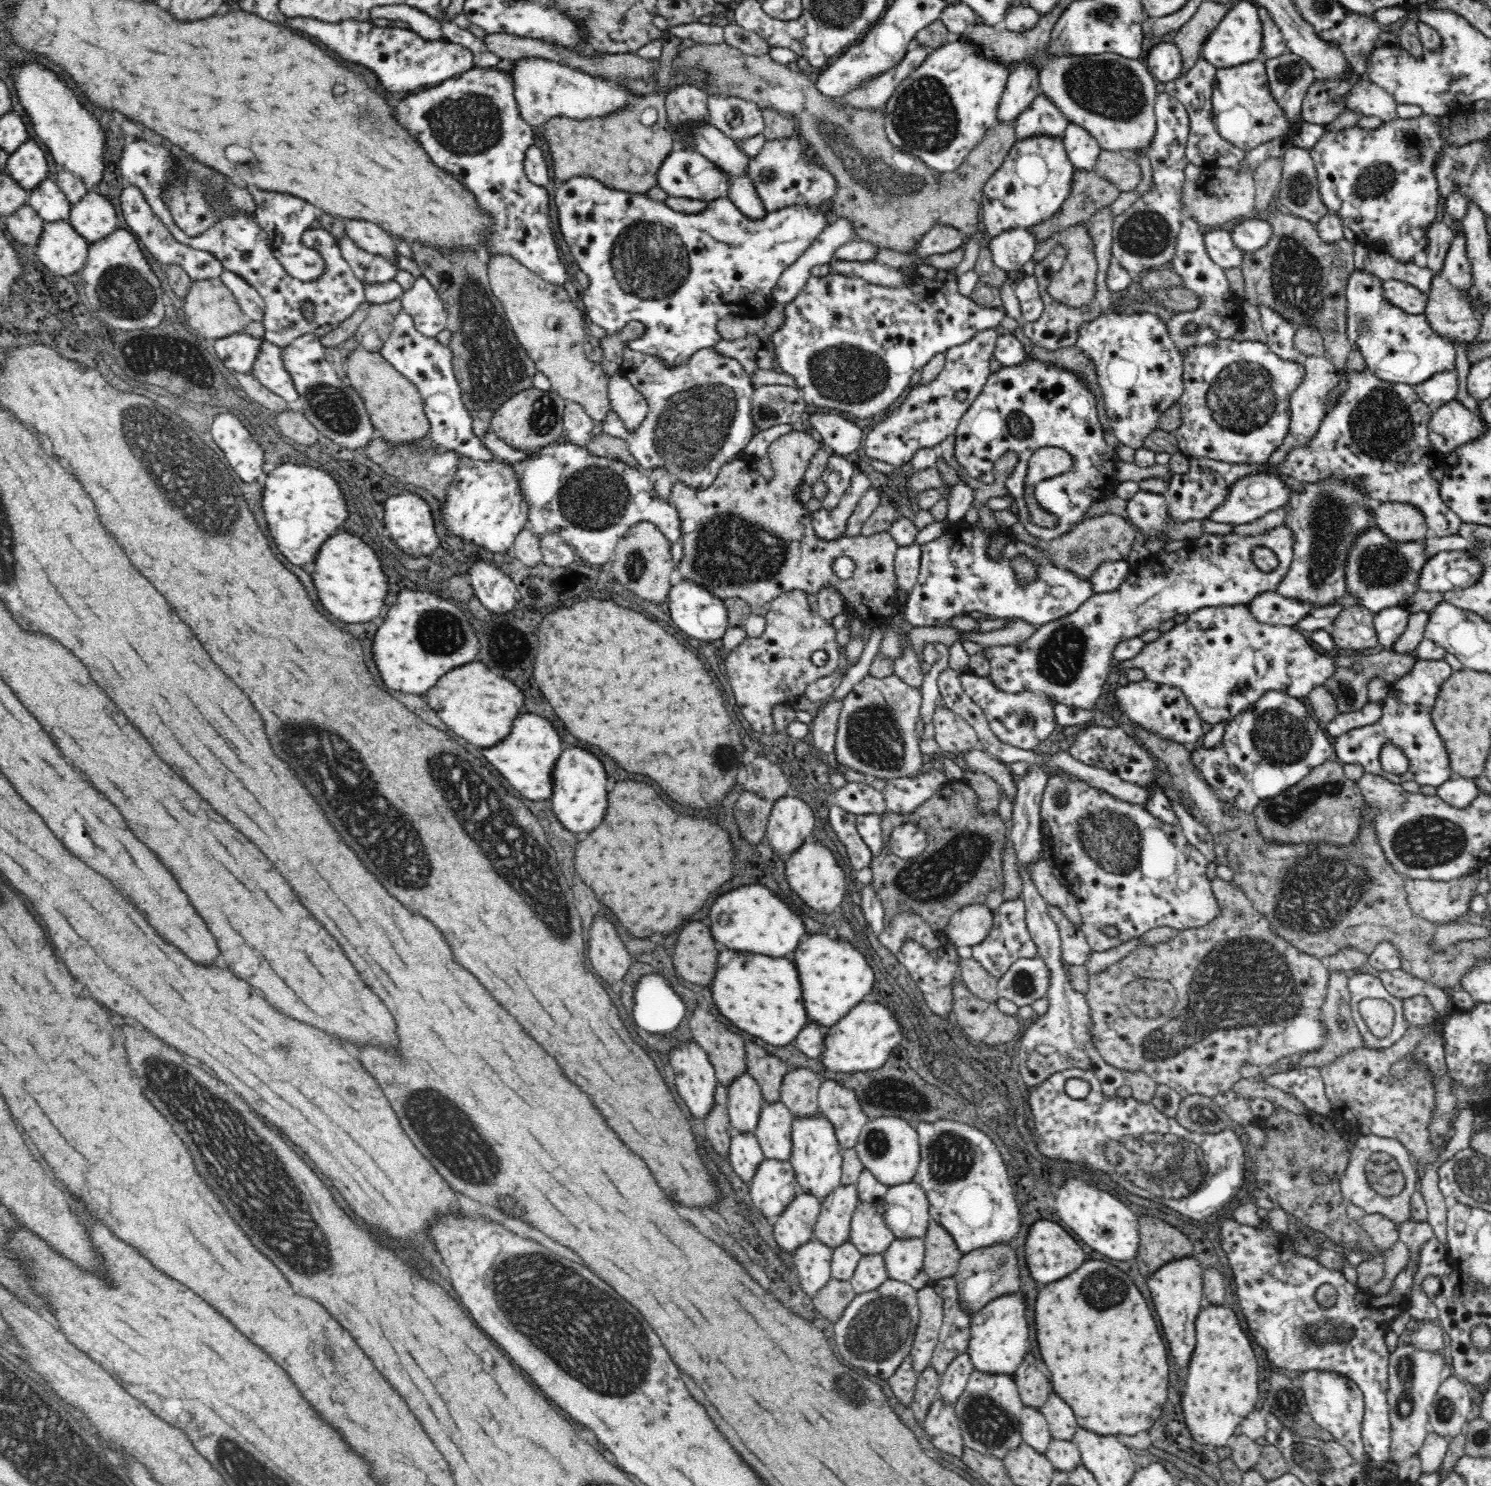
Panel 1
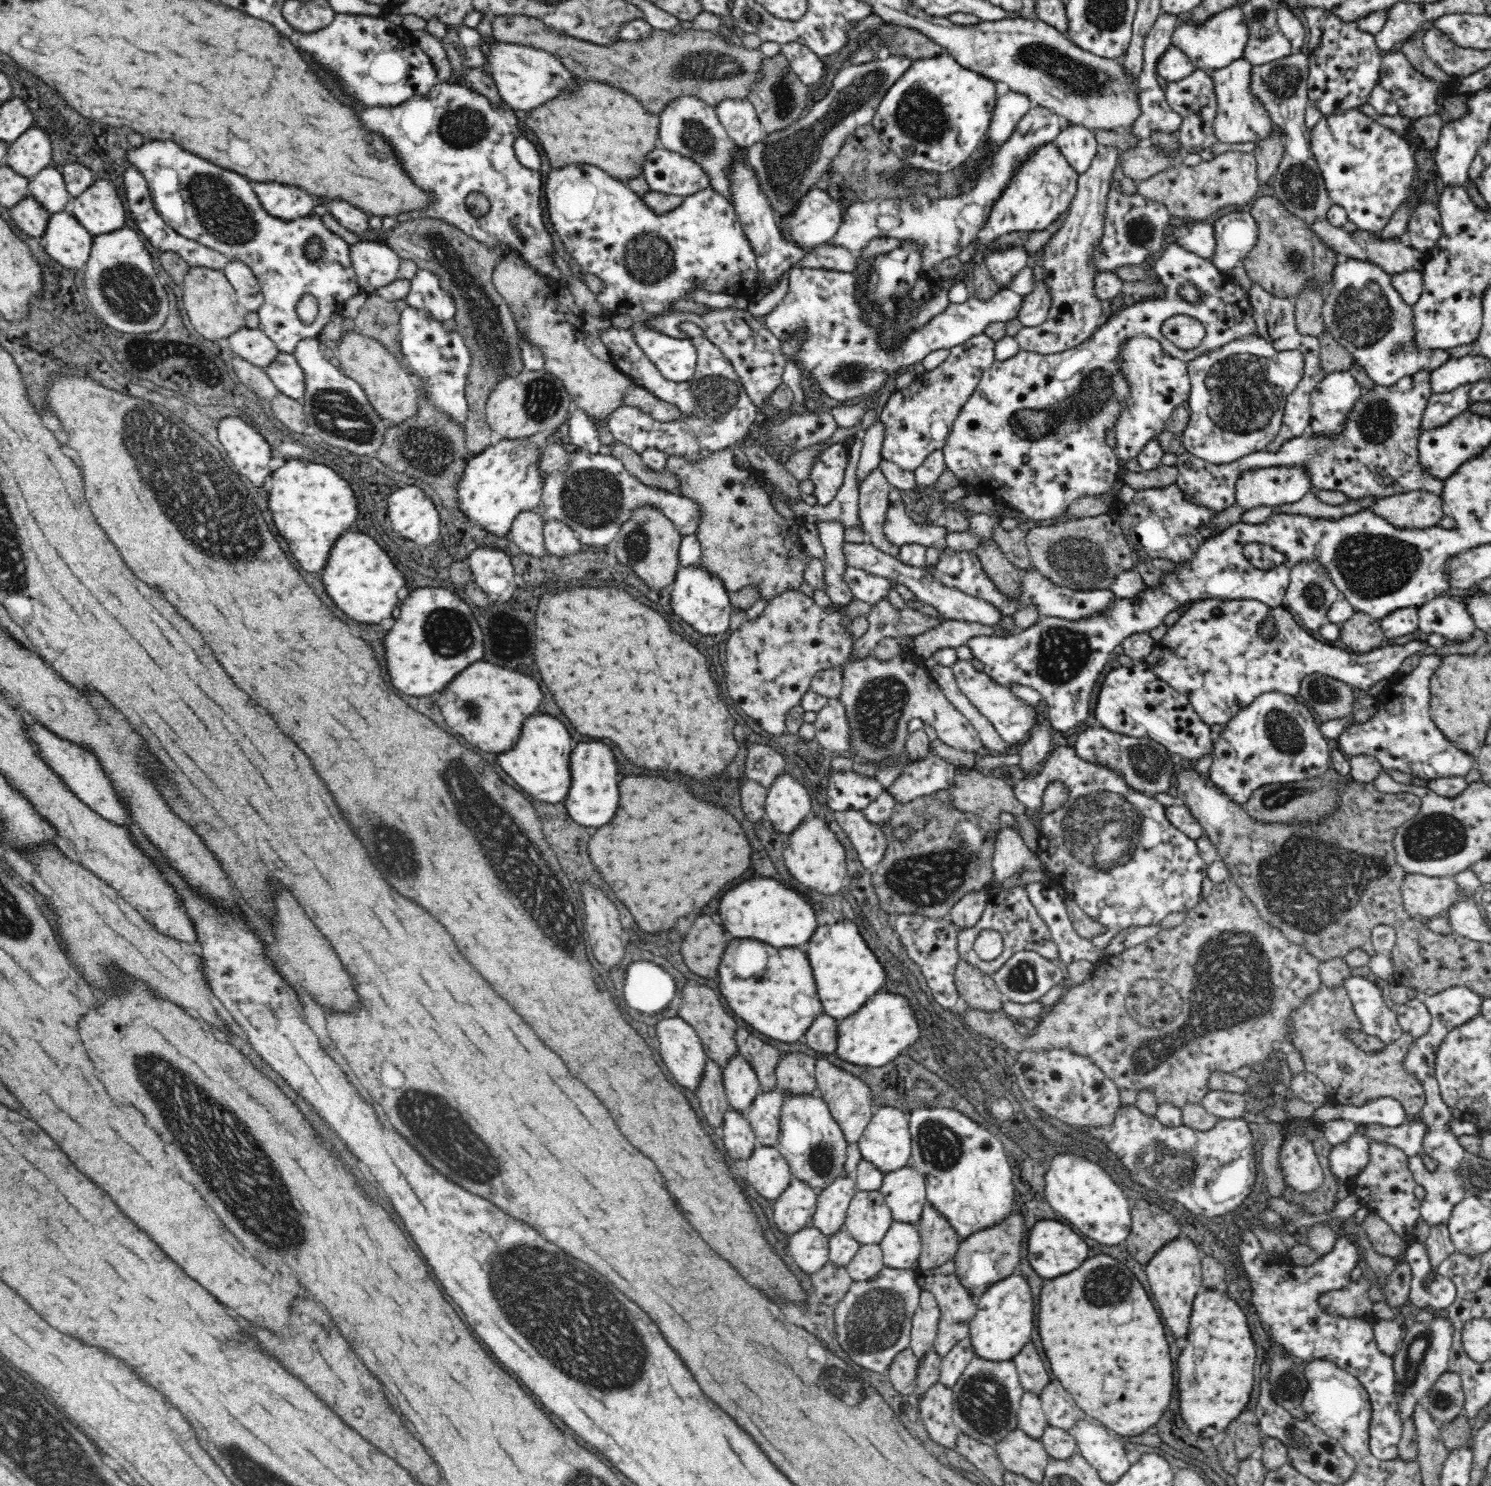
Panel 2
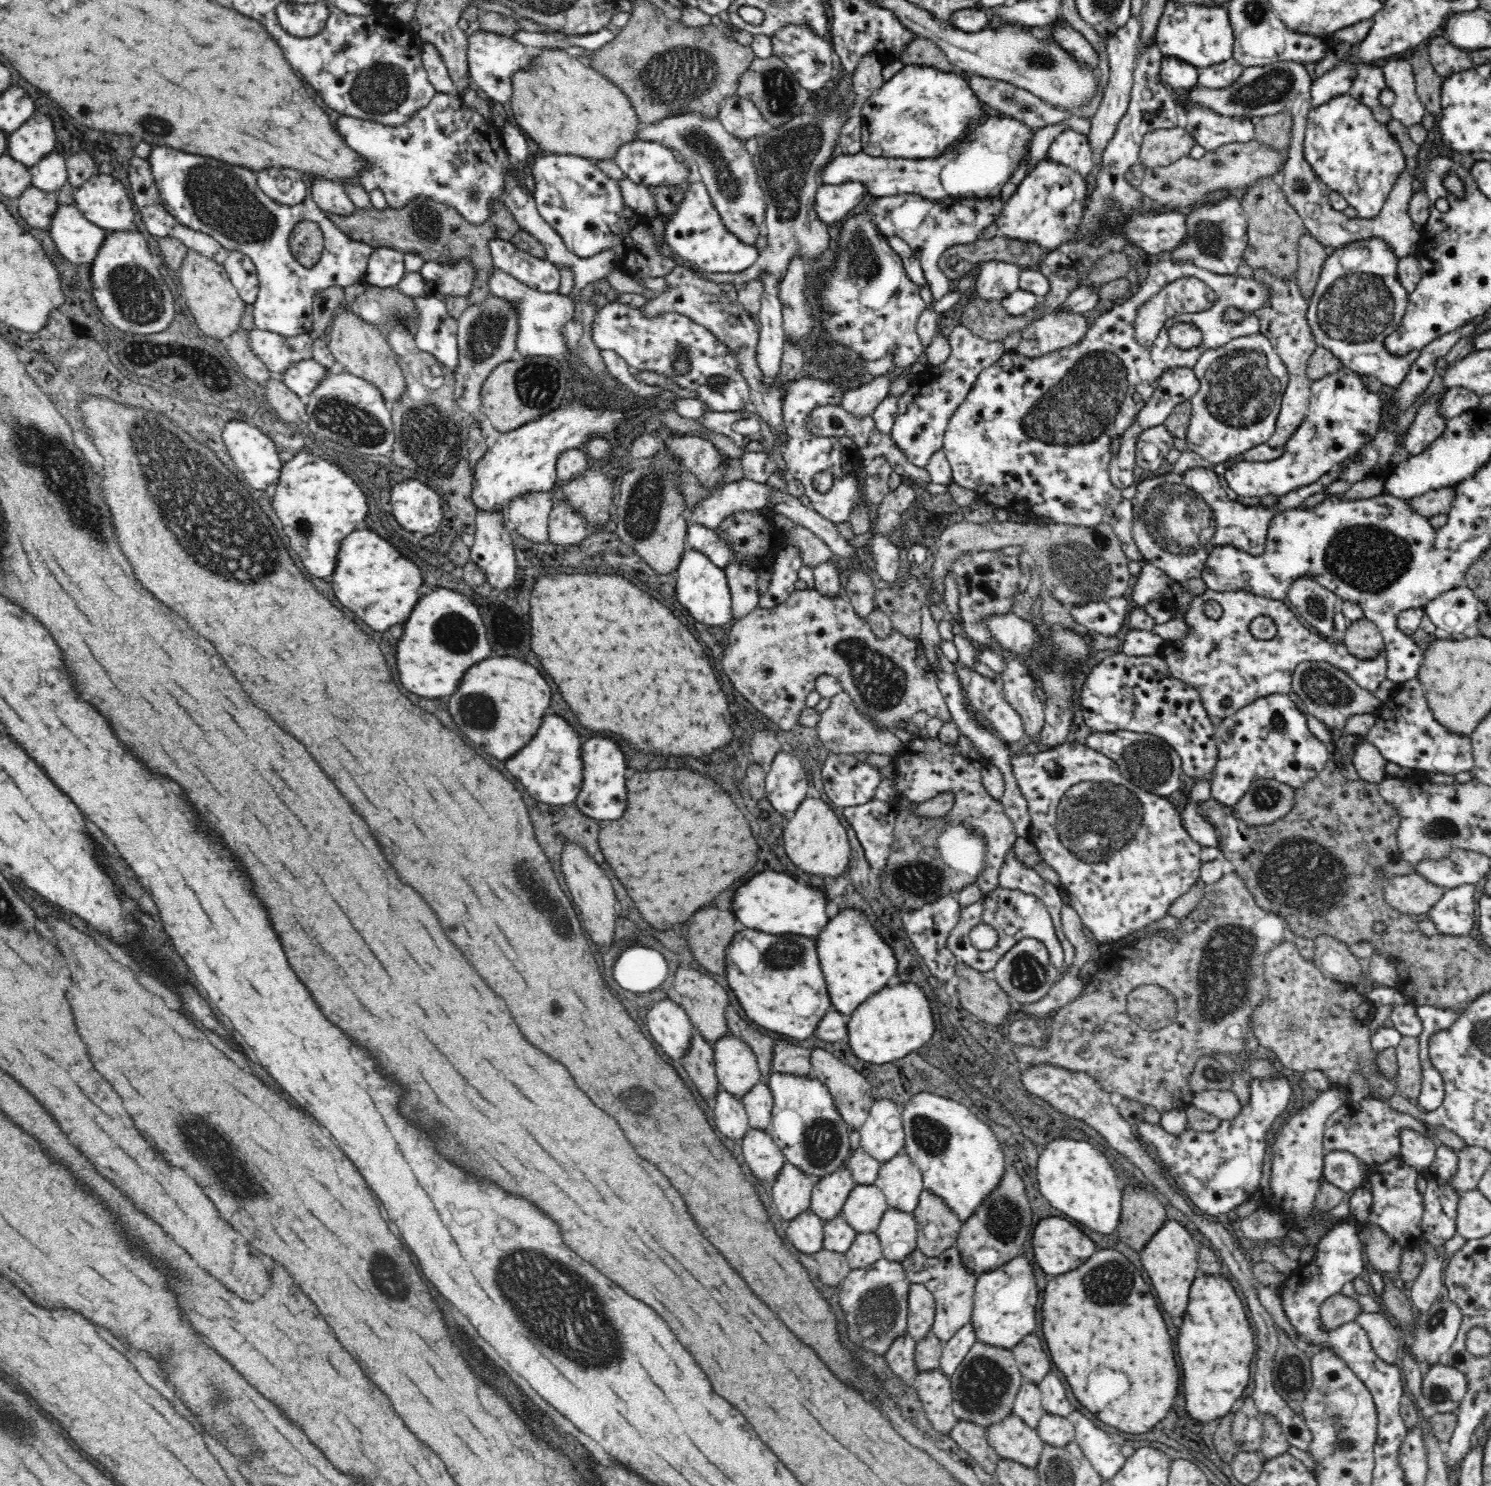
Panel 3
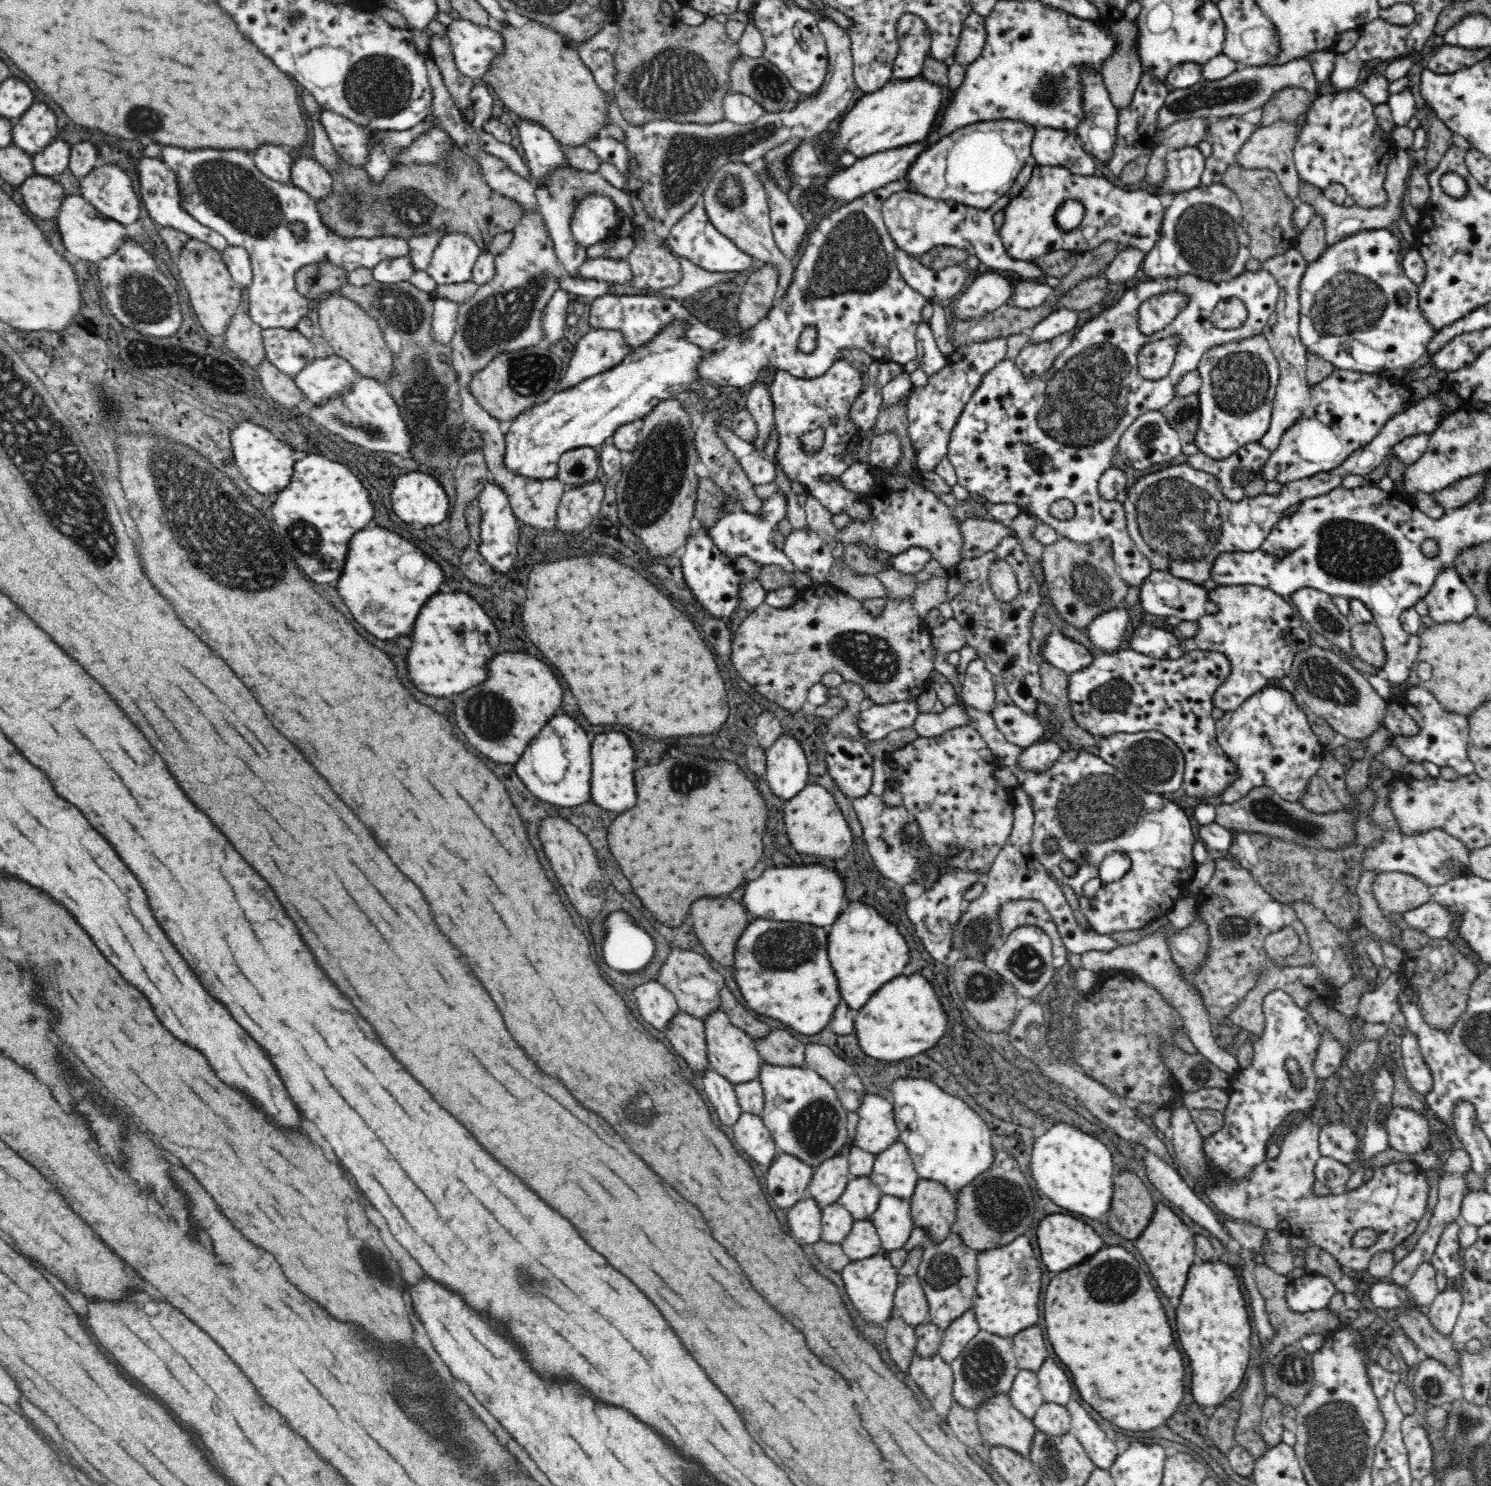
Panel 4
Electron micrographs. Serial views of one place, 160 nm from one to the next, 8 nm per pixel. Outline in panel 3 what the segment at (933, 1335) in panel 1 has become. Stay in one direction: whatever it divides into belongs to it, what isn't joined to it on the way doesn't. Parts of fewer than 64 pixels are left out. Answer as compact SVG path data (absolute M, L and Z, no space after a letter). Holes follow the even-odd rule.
M911 1283L908 1296L907 1332L920 1342L933 1328L935 1298L924 1285Z

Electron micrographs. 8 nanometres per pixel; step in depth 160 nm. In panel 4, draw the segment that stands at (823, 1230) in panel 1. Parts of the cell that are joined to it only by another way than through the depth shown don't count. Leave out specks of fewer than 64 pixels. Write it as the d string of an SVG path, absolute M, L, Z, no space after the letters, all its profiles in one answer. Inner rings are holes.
M843 1155L832 1157L815 1169L807 1195L825 1209L840 1200L849 1179L849 1160Z

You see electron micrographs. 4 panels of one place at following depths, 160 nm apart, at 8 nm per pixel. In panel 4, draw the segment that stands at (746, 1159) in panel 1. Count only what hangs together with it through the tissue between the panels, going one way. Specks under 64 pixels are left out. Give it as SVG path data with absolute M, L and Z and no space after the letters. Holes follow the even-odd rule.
M711 1068L706 1069L701 1077L704 1092L714 1106L714 1110L718 1114L718 1120L722 1124L732 1127L743 1113L733 1084L720 1074L712 1071Z

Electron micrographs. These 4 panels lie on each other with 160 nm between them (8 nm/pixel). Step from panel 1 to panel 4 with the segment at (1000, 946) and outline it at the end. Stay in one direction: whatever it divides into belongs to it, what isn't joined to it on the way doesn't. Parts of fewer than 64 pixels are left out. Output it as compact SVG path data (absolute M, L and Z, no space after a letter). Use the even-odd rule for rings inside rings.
M1020 898L1020 900L1008 900L998 908L999 940L996 945L988 946L988 950L980 950L973 958L985 964L987 953L994 950L998 944L1004 941L1014 930L1022 926L1036 926L1040 928L1051 940L1052 958L1055 968L1062 968L1069 958L1068 951L1064 947L1061 935L1058 933L1056 923L1052 915L1046 910L1044 903L1033 898Z

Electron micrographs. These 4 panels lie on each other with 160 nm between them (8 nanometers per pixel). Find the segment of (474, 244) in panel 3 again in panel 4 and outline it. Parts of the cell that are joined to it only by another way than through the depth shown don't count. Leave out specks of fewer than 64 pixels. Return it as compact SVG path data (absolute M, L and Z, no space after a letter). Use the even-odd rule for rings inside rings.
M453 146L449 152L449 168L453 171L448 175L432 165L400 165L392 167L380 185L370 181L370 175L364 167L351 167L341 159L338 171L333 172L333 191L325 199L316 200L316 206L321 212L324 224L332 232L344 238L371 239L376 237L396 237L408 240L413 236L424 236L432 231L442 231L442 236L448 233L464 233L476 241L482 252L488 252L494 236L501 232L510 232L523 217L522 209L516 201L508 199L496 192L486 182L480 163L475 156L463 152L460 147Z

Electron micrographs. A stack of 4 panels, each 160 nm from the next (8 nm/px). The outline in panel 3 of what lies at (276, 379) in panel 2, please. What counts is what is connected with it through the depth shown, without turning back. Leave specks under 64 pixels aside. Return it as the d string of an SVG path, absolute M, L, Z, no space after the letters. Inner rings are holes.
M314 359L300 360L290 364L287 370L280 372L278 378L294 394L300 398L309 396L312 390L318 386L318 382L325 377L327 368L314 361Z

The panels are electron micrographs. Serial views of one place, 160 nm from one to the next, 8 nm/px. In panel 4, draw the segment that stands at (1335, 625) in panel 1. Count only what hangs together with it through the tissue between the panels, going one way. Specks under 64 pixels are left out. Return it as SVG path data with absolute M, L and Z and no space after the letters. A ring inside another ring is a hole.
M1353 622L1350 628L1350 641L1352 641L1353 653L1366 664L1371 664L1379 669L1384 666L1386 651L1384 651L1380 629L1374 622Z

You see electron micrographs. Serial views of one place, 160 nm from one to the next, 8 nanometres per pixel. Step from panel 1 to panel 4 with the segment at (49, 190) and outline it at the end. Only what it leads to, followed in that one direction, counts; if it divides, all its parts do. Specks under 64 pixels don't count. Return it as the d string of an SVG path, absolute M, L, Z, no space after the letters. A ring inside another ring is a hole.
M58 137L42 152L32 156L35 174L47 177L62 174L66 168L69 168L70 154L70 143L66 142L62 137Z

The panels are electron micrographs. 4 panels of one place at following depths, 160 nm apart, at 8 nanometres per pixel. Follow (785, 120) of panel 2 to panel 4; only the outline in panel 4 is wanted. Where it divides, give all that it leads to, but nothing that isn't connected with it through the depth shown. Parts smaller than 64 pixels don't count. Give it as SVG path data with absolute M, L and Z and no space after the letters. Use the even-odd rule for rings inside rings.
M740 55L731 64L729 83L730 92L746 95L764 108L765 113L776 114L793 110L802 98L788 77L775 64L772 64L766 57L752 58Z

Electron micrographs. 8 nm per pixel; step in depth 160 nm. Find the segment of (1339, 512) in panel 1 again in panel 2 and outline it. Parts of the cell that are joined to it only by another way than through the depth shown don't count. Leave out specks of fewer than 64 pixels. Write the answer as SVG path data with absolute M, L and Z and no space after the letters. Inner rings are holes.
M1316 558L1312 560L1302 560L1294 568L1291 568L1289 574L1289 586L1284 594L1282 605L1287 609L1292 608L1309 628L1309 631L1316 633L1318 628L1326 624L1326 612L1337 600L1344 598L1340 590L1334 585L1334 580L1328 574L1323 564Z

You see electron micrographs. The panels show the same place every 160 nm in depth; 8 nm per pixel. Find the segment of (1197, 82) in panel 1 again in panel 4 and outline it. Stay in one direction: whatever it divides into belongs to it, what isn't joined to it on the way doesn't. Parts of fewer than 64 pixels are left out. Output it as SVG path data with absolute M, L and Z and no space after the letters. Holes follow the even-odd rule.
M1234 115L1214 119L1210 117L1205 140L1211 145L1212 153L1205 159L1205 168L1201 176L1202 184L1205 186L1220 184L1242 144L1258 129L1258 124Z

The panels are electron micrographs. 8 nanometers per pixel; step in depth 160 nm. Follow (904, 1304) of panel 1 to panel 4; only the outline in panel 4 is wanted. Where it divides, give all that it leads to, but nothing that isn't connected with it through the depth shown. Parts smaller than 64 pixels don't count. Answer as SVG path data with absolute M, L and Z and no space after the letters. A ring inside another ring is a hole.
M886 1253L864 1260L851 1261L842 1269L841 1274L846 1293L858 1314L870 1327L882 1327L884 1330L888 1324L887 1320L896 1313L895 1296L899 1285L897 1269L892 1265Z

